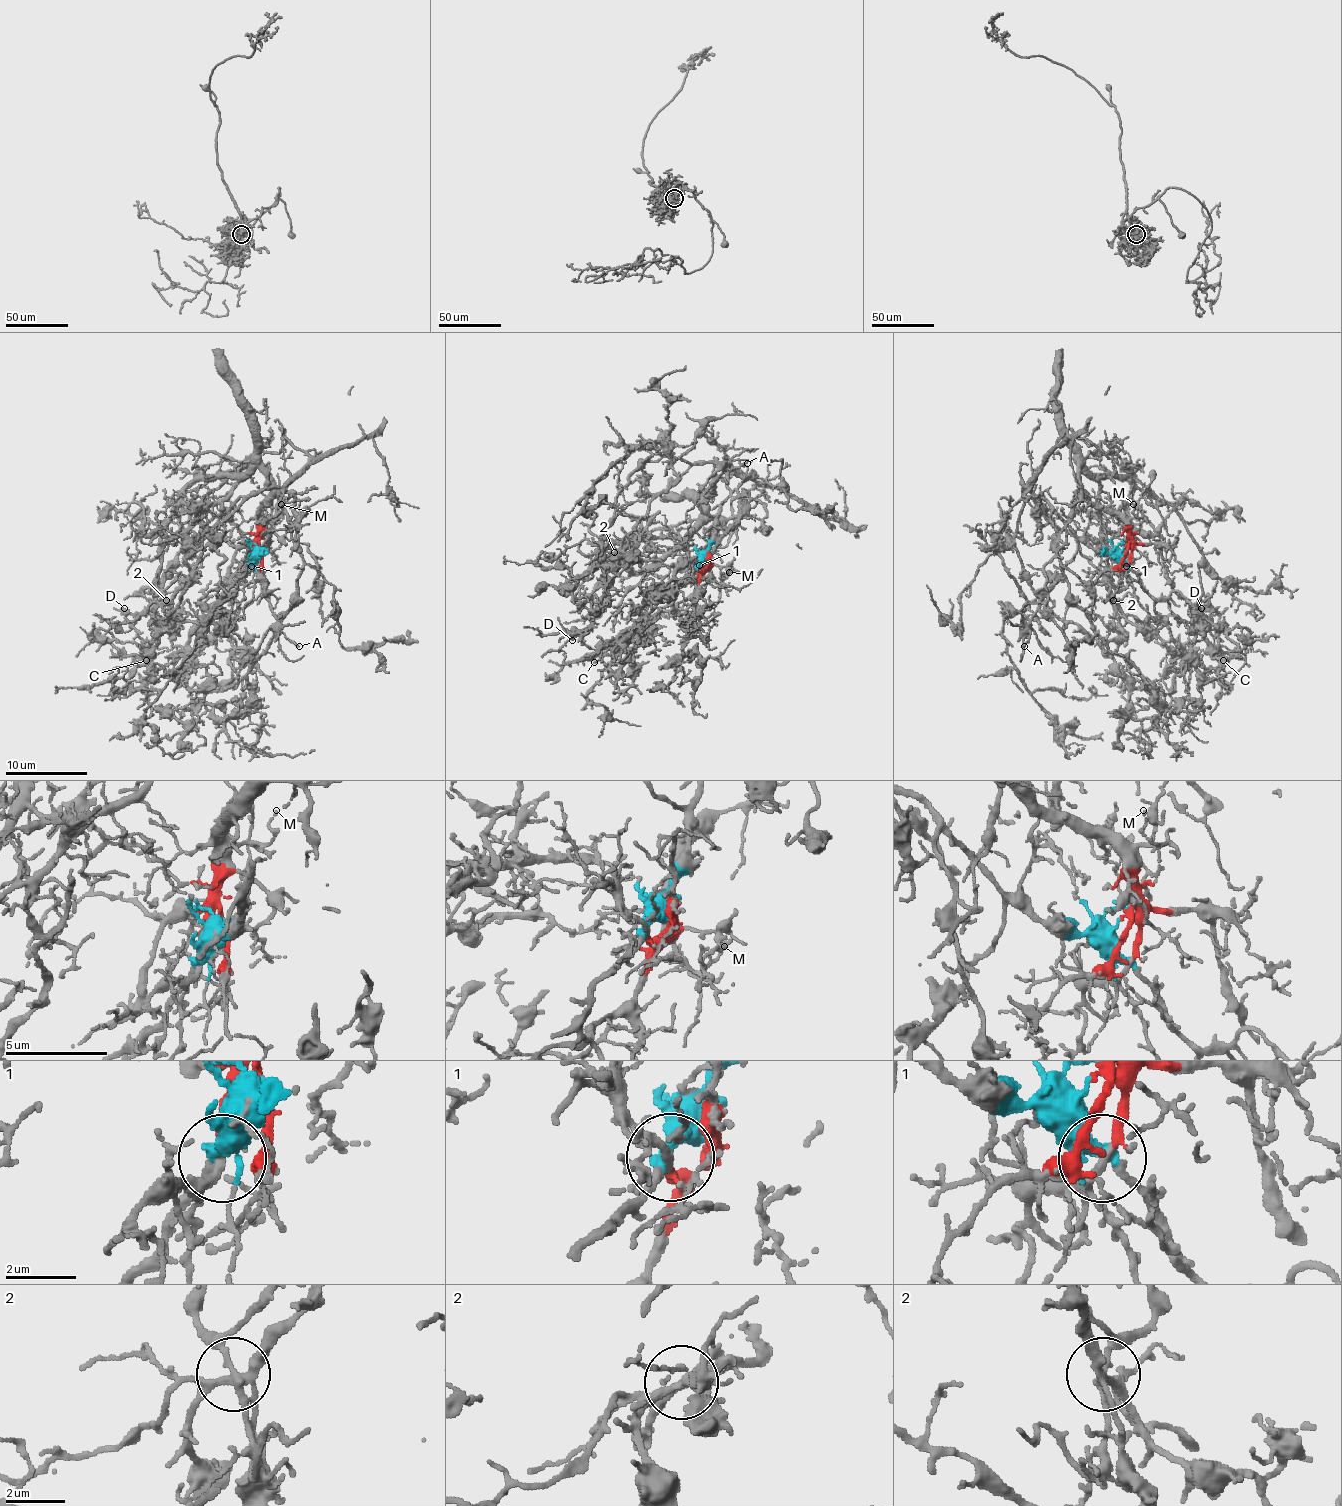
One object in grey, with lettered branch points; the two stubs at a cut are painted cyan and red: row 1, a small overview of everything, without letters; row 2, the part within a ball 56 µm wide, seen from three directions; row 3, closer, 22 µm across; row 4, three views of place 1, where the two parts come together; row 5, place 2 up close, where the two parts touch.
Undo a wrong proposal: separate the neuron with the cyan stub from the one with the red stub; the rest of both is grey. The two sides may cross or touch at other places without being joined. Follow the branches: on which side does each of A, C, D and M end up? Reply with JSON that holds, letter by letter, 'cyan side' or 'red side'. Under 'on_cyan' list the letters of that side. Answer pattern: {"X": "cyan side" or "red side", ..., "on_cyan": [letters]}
{"A": "cyan side", "C": "cyan side", "D": "cyan side", "M": "red side", "on_cyan": ["A", "C", "D"]}

